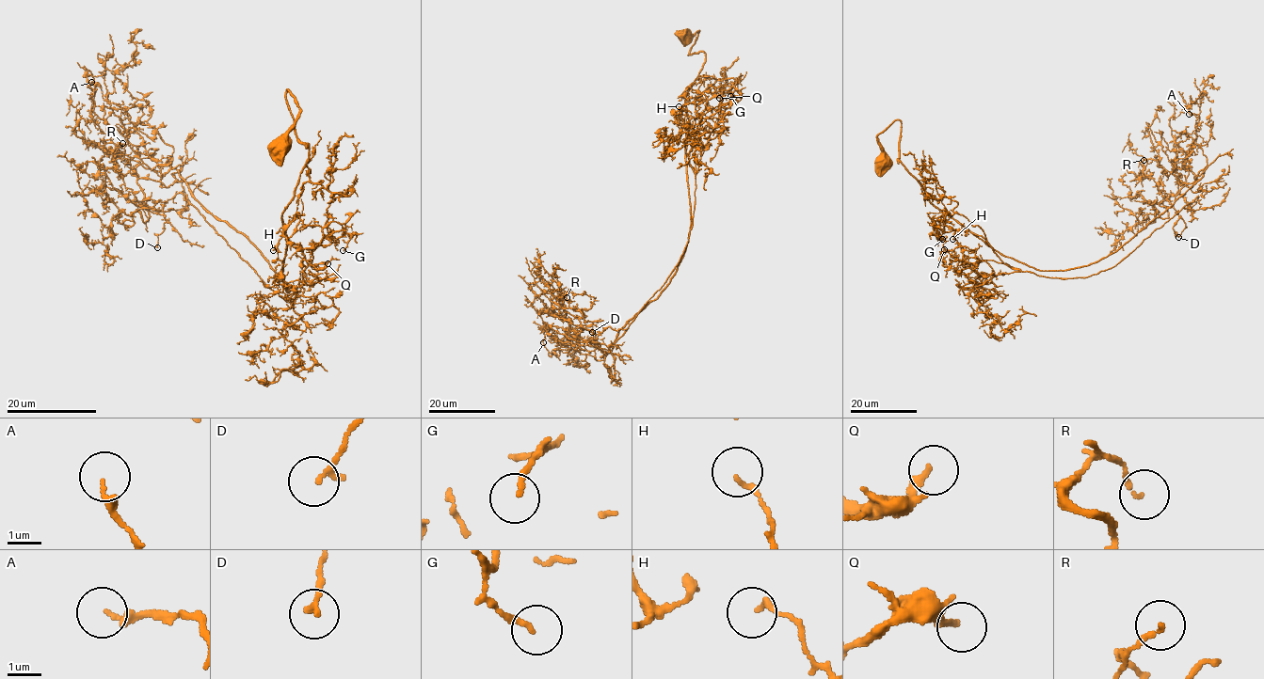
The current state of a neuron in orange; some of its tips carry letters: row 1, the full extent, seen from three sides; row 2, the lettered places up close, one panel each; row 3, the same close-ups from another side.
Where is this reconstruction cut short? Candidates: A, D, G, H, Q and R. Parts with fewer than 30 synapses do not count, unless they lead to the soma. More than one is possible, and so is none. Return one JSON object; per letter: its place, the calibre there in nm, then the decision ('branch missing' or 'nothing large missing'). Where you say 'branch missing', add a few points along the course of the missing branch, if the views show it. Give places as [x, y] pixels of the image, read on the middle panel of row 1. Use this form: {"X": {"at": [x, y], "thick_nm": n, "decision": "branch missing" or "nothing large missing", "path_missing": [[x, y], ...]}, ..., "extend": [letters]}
{"A": {"at": [543, 342], "thick_nm": 180, "decision": "nothing large missing"}, "D": {"at": [592, 332], "thick_nm": 190, "decision": "nothing large missing"}, "G": {"at": [730, 96], "thick_nm": 160, "decision": "nothing large missing"}, "H": {"at": [679, 106], "thick_nm": 170, "decision": "nothing large missing"}, "Q": {"at": [719, 98], "thick_nm": 200, "decision": "nothing large missing"}, "R": {"at": [567, 297], "thick_nm": 130, "decision": "nothing large missing"}, "extend": []}

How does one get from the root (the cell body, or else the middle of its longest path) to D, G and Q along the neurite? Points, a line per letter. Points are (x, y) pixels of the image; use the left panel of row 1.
D: (281, 145), (288, 90), (309, 146), (281, 213), (288, 292), (172, 158), (136, 181), (166, 220), (157, 247)
G: (281, 145), (299, 110), (288, 90), (309, 161), (286, 237), (310, 263), (328, 214), (343, 250)
Q: (281, 145), (288, 90), (309, 161), (281, 222), (308, 266), (285, 296), (302, 260), (328, 263)

